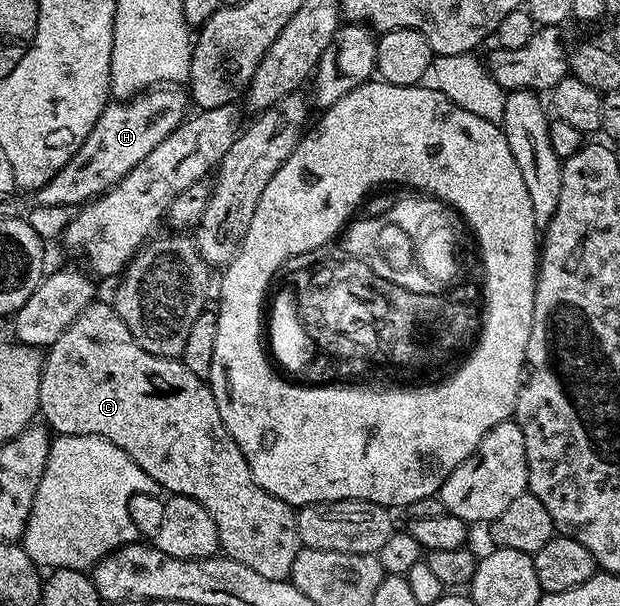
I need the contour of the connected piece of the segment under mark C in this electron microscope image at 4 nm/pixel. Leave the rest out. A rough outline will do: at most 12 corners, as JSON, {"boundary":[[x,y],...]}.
{"boundary":[[109,303],[44,354],[54,434],[127,451],[284,581],[294,506],[263,491],[206,378]]}

